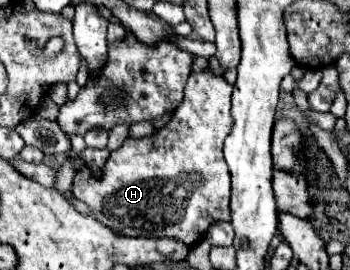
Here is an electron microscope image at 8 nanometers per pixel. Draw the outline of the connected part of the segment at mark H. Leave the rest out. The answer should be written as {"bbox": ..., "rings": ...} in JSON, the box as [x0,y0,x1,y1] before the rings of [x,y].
{"bbox":[74,71,234,245],"rings":[[[210,71],[192,73],[184,89],[184,101],[178,105],[168,125],[150,137],[128,137],[120,149],[110,153],[108,161],[100,169],[100,177],[94,177],[90,167],[84,167],[78,177],[74,177],[74,193],[78,193],[78,201],[92,209],[96,221],[110,229],[118,229],[122,235],[176,237],[186,245],[200,243],[212,223],[230,221],[230,169],[226,169],[226,161],[222,157],[224,139],[234,125],[230,115],[230,97],[232,85],[226,83],[224,77],[214,77]]]}

